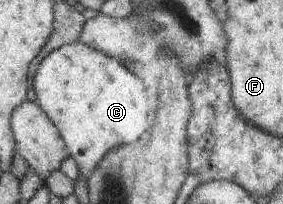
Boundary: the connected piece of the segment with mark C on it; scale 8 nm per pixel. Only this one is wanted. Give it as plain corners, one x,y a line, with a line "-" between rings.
84,43
64,45
52,51
48,57
44,57
34,77
34,87
37,105
58,129
69,157
74,159
80,171
79,174
86,181
88,181
88,175
92,175
92,171
96,169
96,165
104,159
104,153
108,153
112,147
132,145
140,141
140,137
149,127
147,97
140,79
124,67
122,62

